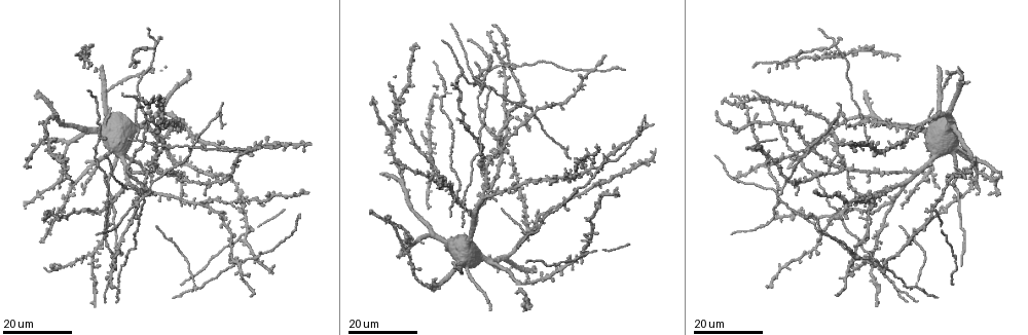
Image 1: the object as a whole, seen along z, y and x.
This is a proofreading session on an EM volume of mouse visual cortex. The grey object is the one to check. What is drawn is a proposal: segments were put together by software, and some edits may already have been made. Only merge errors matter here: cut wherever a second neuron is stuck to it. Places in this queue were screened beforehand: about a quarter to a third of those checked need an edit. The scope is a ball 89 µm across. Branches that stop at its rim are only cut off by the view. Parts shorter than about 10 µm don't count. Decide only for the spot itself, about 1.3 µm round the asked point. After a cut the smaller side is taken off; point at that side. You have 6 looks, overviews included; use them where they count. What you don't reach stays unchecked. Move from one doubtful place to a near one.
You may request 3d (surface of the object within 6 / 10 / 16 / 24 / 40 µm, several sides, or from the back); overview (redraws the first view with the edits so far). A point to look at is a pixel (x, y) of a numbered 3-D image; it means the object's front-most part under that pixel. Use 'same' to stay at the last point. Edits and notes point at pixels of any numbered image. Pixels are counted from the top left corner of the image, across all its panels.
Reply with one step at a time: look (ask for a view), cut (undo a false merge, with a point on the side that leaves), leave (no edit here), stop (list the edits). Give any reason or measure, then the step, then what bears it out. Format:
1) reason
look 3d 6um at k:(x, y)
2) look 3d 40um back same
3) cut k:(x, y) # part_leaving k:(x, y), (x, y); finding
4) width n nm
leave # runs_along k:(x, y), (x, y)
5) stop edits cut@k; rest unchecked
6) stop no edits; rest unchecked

four or more arms meet
look 3d 24um at 1:(237, 261)

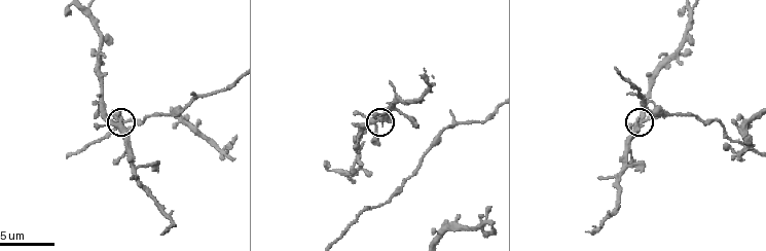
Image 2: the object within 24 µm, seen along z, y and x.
closer look
look 3d 10um at 2:(115, 121)

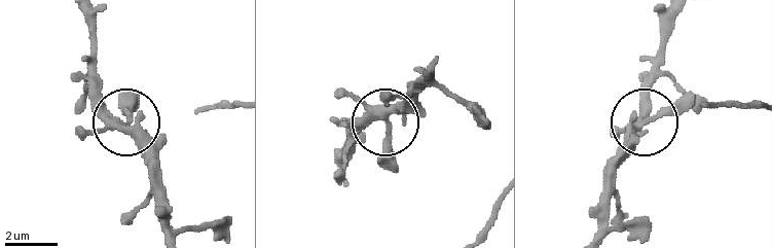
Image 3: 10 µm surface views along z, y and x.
arms 4
leave # runs_along 3:(678, 12), (663, 72), (646, 99), (644, 126), (609, 163); continuous, no second neuron

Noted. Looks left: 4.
four arms meet
look 3d 24um at 1:(482, 171)

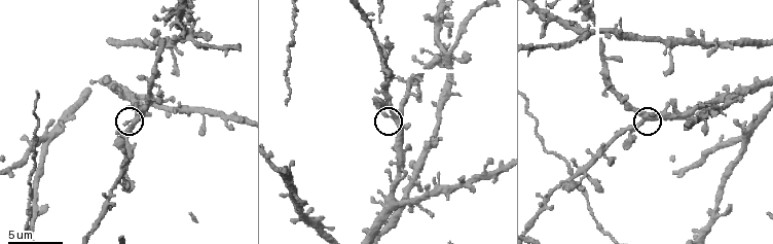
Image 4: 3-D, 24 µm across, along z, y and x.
look 3d 10um at 4:(643, 117)

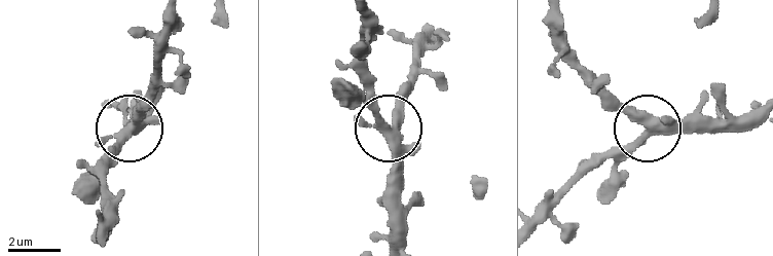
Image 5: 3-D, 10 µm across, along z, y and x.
width 360 nm
leave # all the same neuron

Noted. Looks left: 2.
stop no edits; rest unchecked

